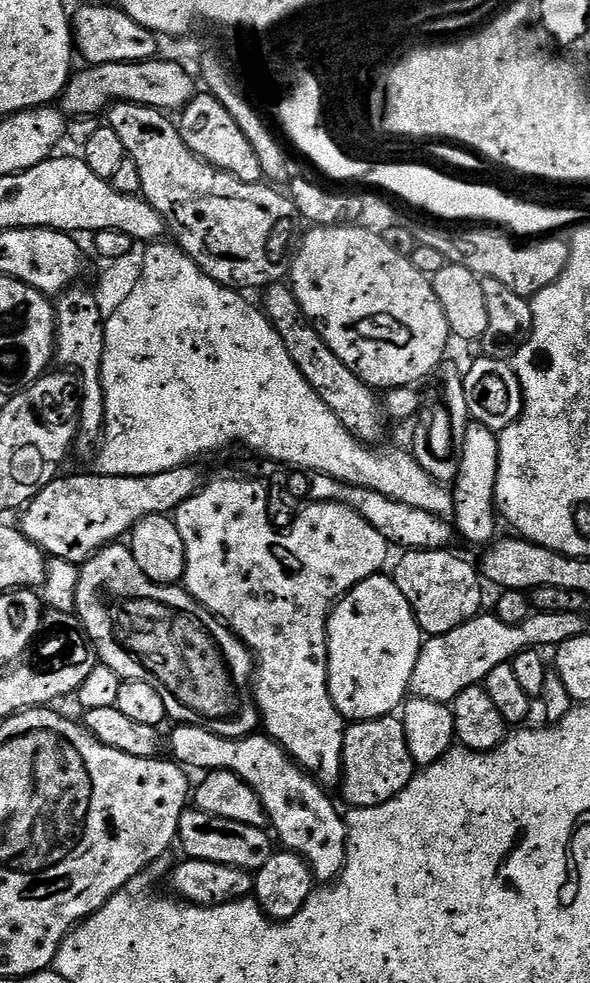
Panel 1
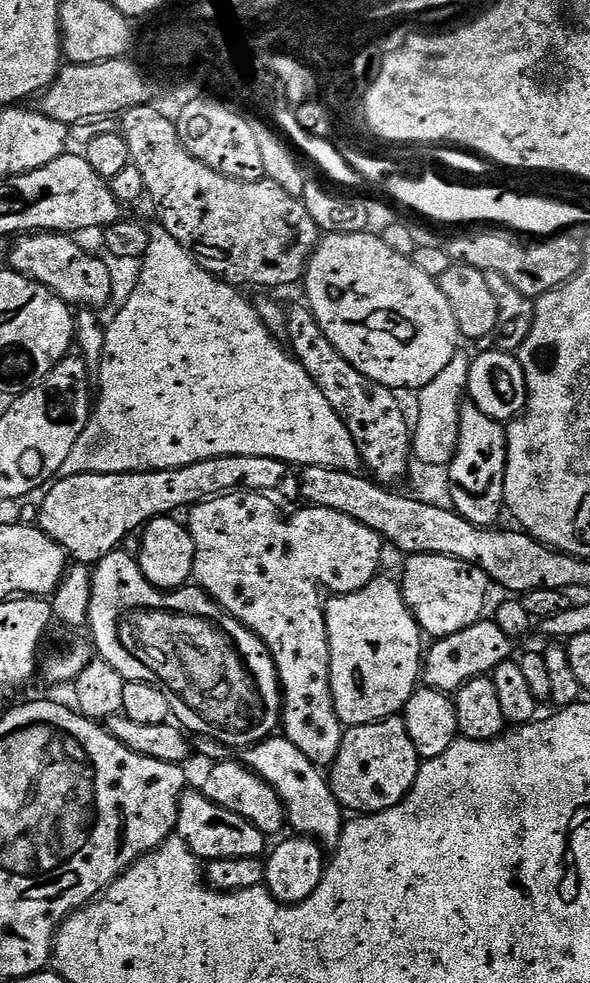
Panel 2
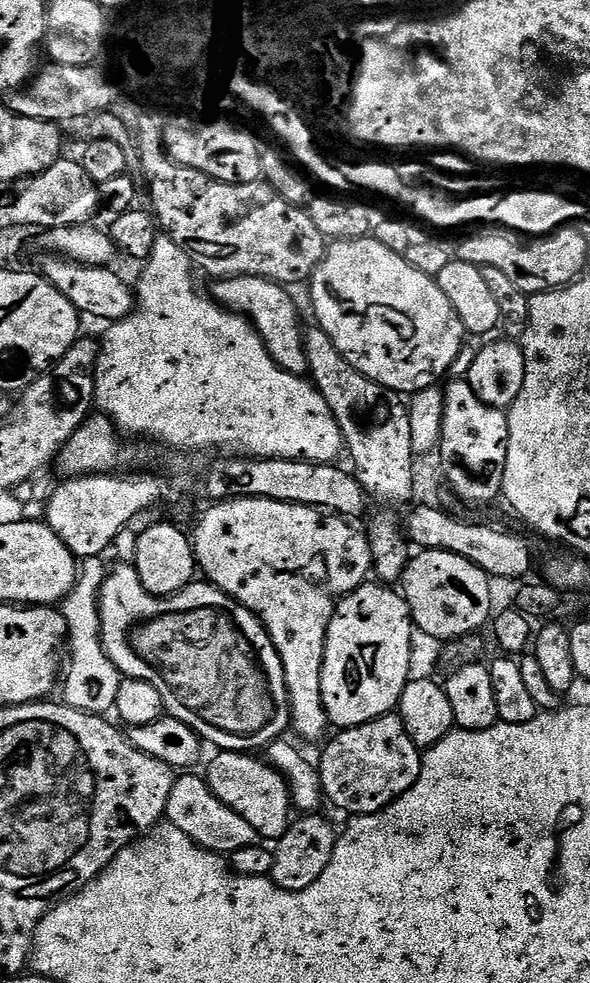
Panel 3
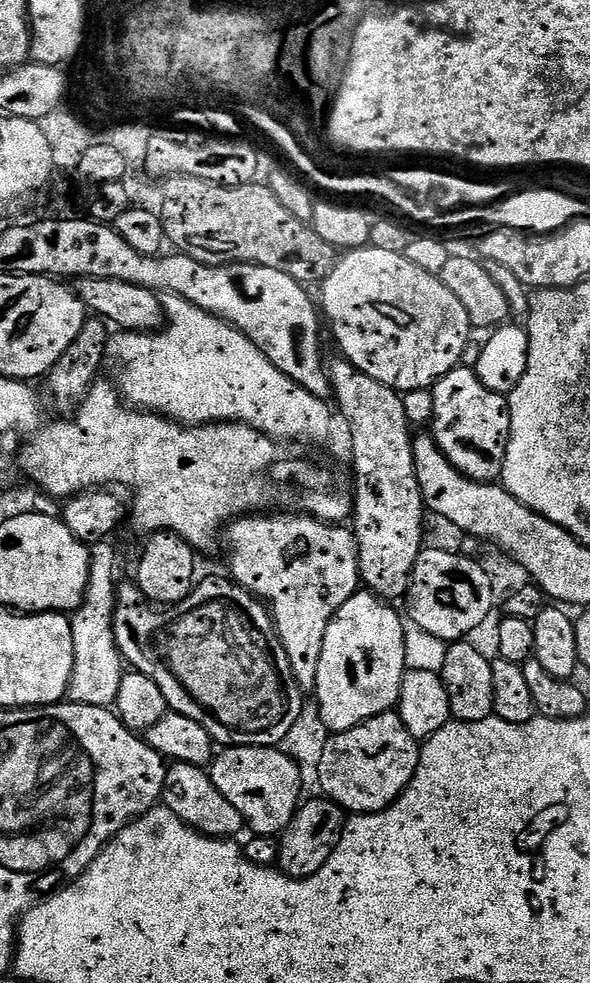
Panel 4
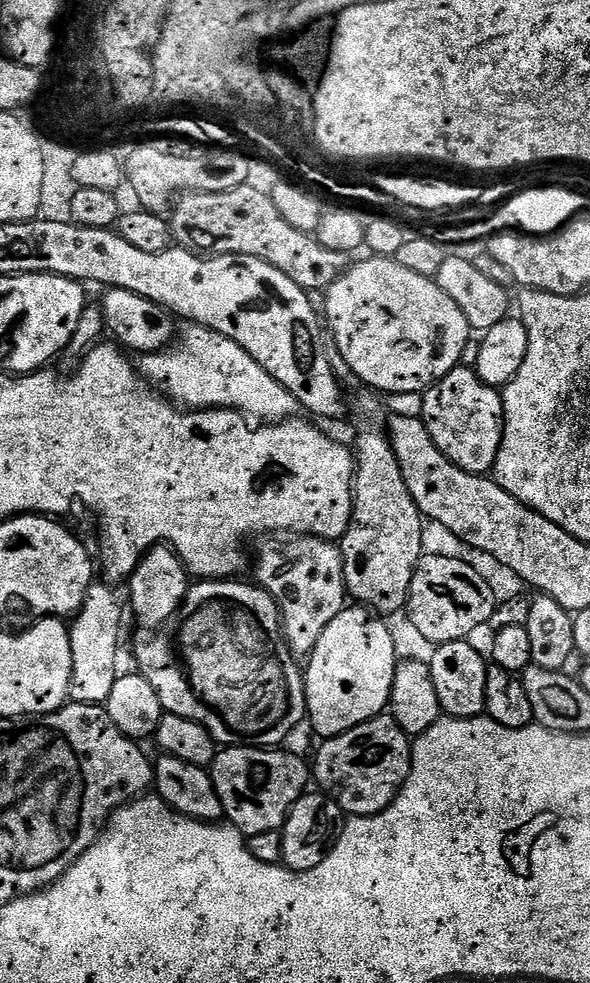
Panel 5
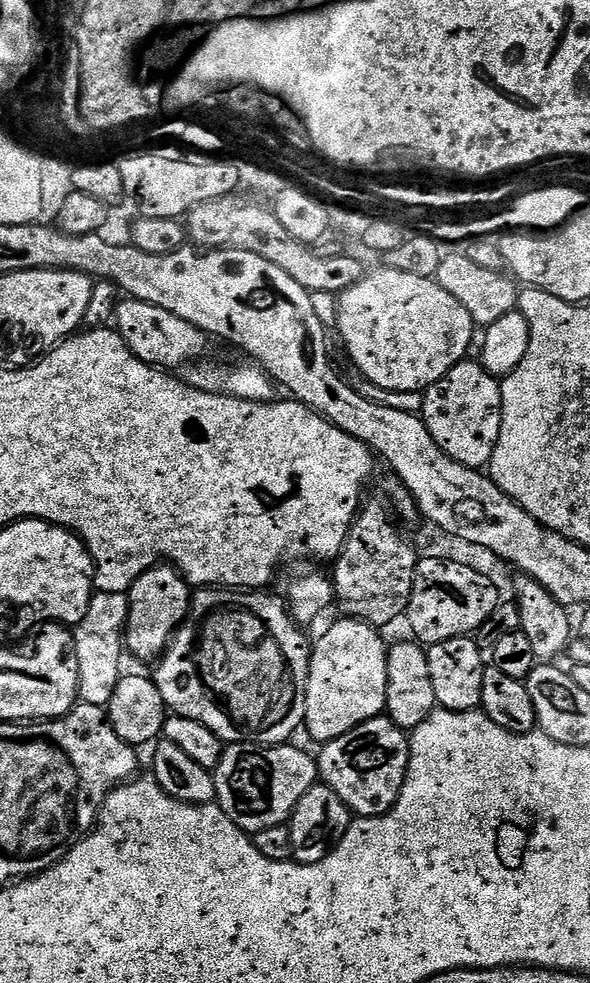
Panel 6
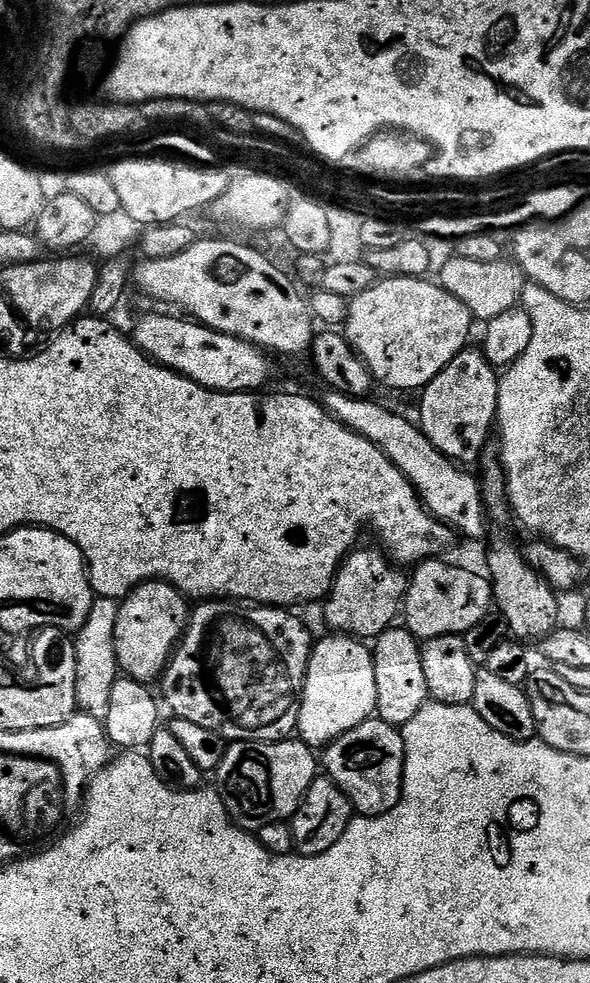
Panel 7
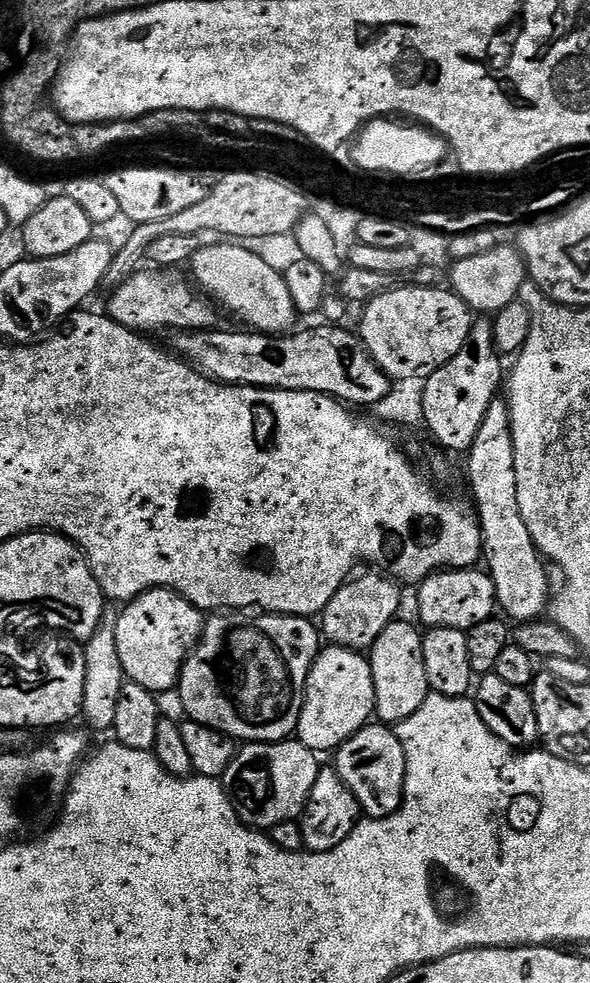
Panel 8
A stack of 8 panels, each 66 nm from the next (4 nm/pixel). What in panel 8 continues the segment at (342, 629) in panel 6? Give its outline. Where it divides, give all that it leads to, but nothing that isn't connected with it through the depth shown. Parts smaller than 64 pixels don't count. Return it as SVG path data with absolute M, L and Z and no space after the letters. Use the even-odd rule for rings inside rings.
M328 646L312 663L294 736L311 752L331 753L355 732L362 730L373 719L375 711L374 680L369 657L350 648Z

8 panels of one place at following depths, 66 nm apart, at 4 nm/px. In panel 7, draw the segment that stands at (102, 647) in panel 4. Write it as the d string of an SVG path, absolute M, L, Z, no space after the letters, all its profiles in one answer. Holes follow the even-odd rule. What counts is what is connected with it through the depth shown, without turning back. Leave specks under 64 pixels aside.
M93 599L90 618L75 633L76 653L78 654L78 678L76 679L76 702L81 713L103 718L110 710L110 690L118 679L120 663L114 650L114 626L118 623L120 604L114 600Z

